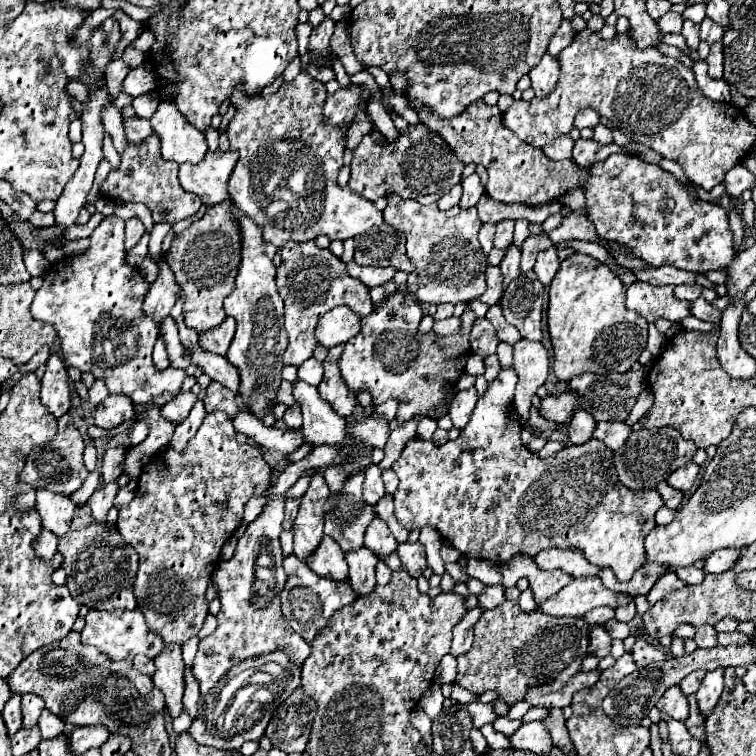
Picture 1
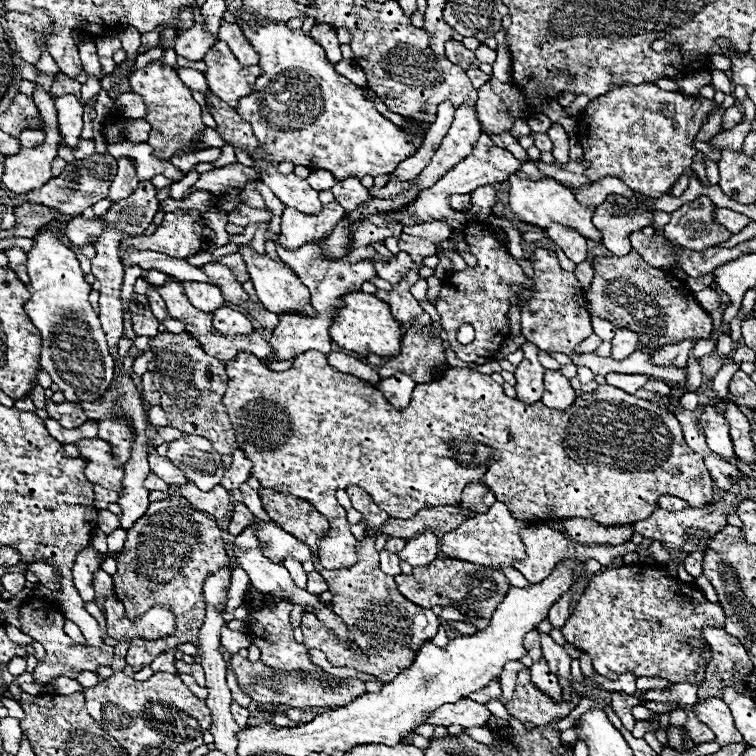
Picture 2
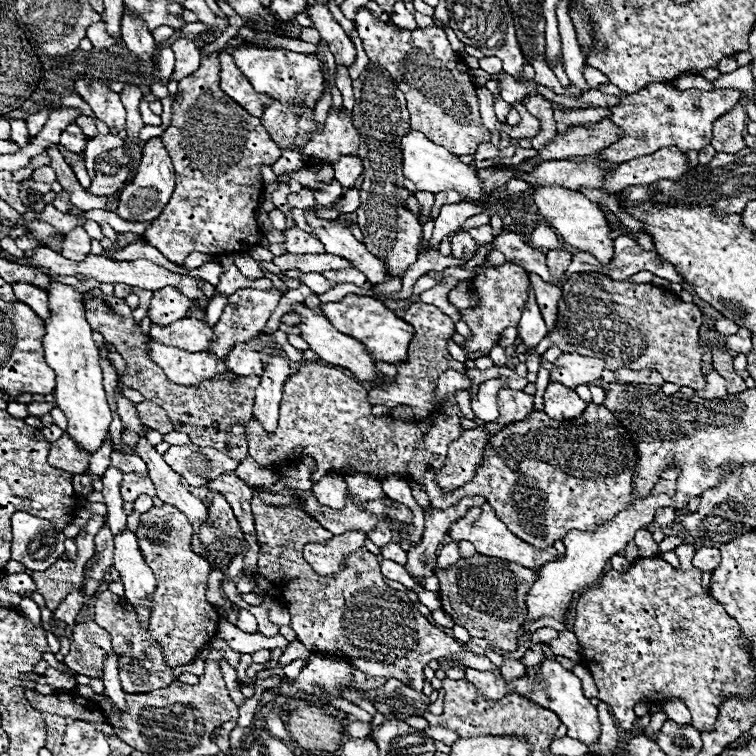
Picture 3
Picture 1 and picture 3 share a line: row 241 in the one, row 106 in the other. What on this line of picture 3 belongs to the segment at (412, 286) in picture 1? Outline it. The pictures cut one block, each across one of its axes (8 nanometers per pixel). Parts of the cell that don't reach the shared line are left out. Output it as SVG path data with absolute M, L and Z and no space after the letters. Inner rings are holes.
M358 8L354 18L358 36L362 38L368 58L390 72L396 80L396 86L406 94L406 106L410 116L412 130L418 130L428 136L434 144L448 148L452 154L474 154L478 144L490 140L490 132L480 120L476 84L468 74L468 66L460 56L450 48L446 38L446 62L444 56L424 56L420 52L420 28L400 30L390 22L380 22L372 10Z

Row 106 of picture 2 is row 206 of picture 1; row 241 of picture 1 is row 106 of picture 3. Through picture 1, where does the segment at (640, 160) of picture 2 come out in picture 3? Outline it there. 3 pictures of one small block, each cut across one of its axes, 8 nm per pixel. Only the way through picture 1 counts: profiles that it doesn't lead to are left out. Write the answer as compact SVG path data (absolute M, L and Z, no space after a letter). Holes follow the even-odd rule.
M654 82L642 92L628 94L620 98L620 104L610 106L612 112L608 118L620 128L620 138L602 148L598 160L608 164L620 164L624 160L632 160L632 156L652 154L660 148L676 146L680 152L696 150L700 152L712 138L712 124L724 112L728 112L740 100L740 90L730 88L714 88L714 90L676 90L670 84Z

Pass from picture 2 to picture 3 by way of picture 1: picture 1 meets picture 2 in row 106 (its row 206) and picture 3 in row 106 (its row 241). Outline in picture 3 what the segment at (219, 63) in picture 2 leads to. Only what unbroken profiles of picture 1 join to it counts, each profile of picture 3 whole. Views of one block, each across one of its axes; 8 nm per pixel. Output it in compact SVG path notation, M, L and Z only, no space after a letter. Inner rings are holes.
M228 52L218 54L220 60L220 88L234 100L238 102L246 112L252 116L262 116L264 104L270 100L266 94L260 94L252 88L248 78L236 68L232 56Z

